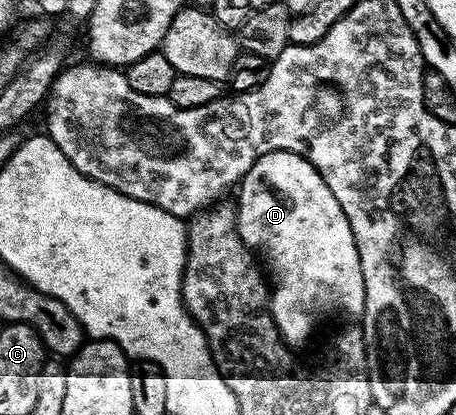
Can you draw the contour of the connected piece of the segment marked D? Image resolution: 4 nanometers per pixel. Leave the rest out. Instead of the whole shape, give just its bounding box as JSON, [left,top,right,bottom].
[237,151,366,349]

